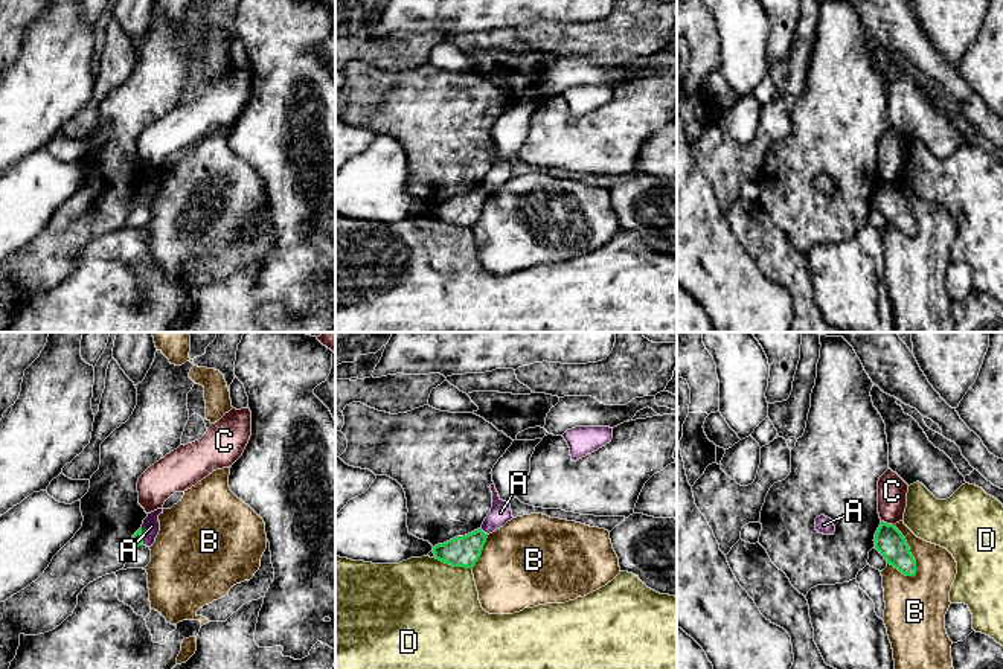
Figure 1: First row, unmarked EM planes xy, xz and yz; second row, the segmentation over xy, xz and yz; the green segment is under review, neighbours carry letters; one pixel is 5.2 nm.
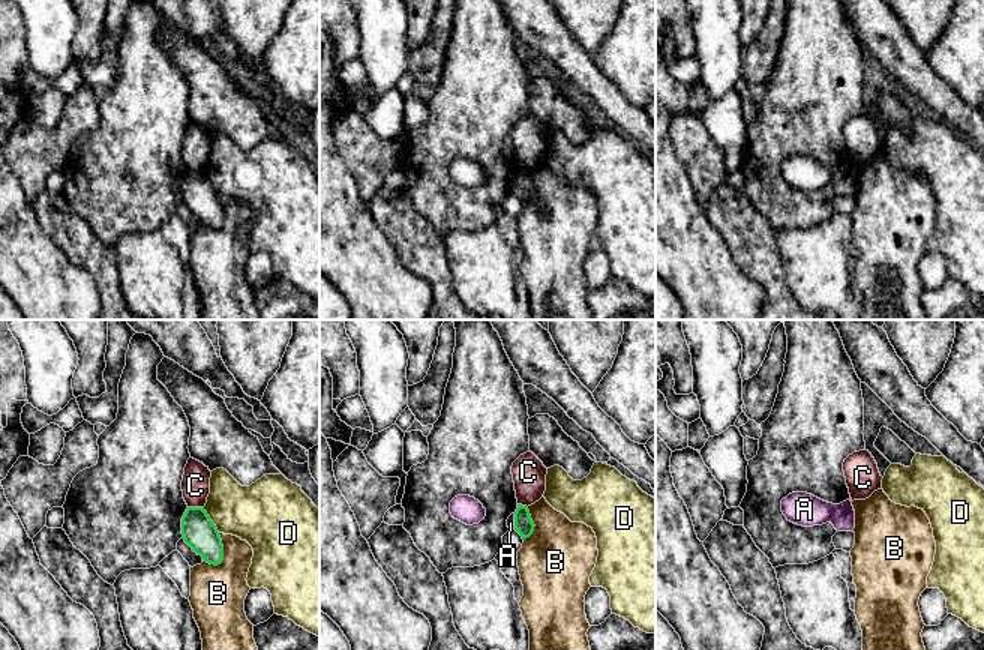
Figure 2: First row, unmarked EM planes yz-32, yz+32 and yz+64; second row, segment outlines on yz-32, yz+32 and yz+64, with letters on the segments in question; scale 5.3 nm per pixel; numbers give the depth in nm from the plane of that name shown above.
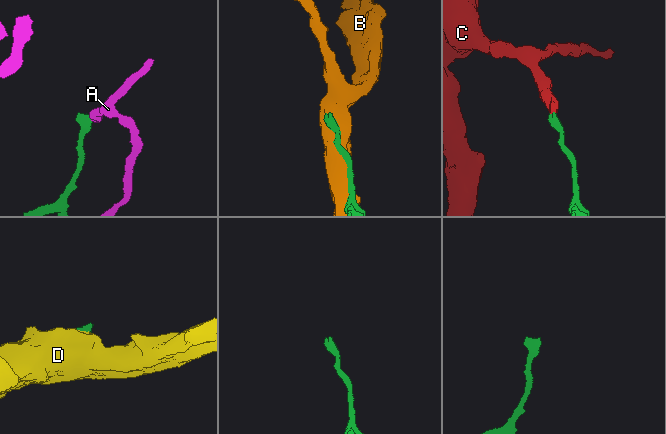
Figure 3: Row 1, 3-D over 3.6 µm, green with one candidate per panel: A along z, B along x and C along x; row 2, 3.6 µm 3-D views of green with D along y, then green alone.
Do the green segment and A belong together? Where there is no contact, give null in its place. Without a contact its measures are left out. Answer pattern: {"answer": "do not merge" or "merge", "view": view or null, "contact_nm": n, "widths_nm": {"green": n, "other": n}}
{"answer": "do not merge", "view": "xy", "contact_nm": 100, "widths_nm": {"green": 50, "other": 100}}

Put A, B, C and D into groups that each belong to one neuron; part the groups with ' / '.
A / B / C / D

